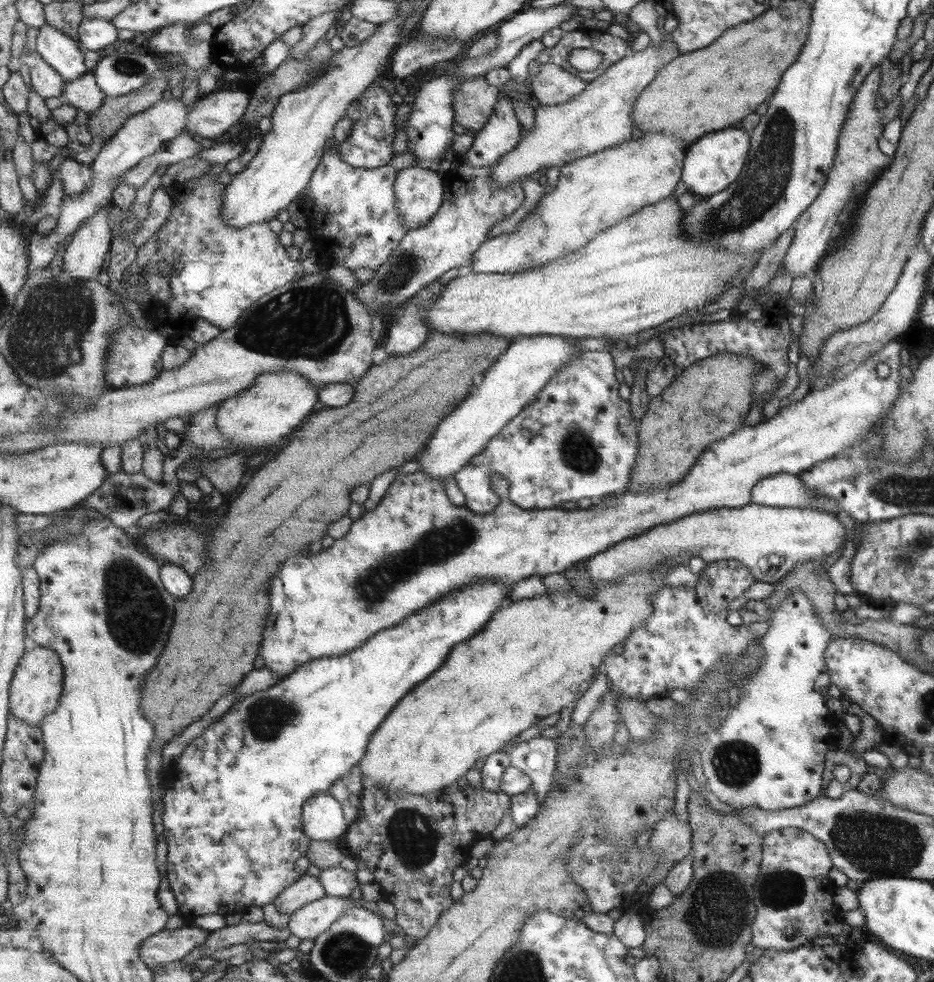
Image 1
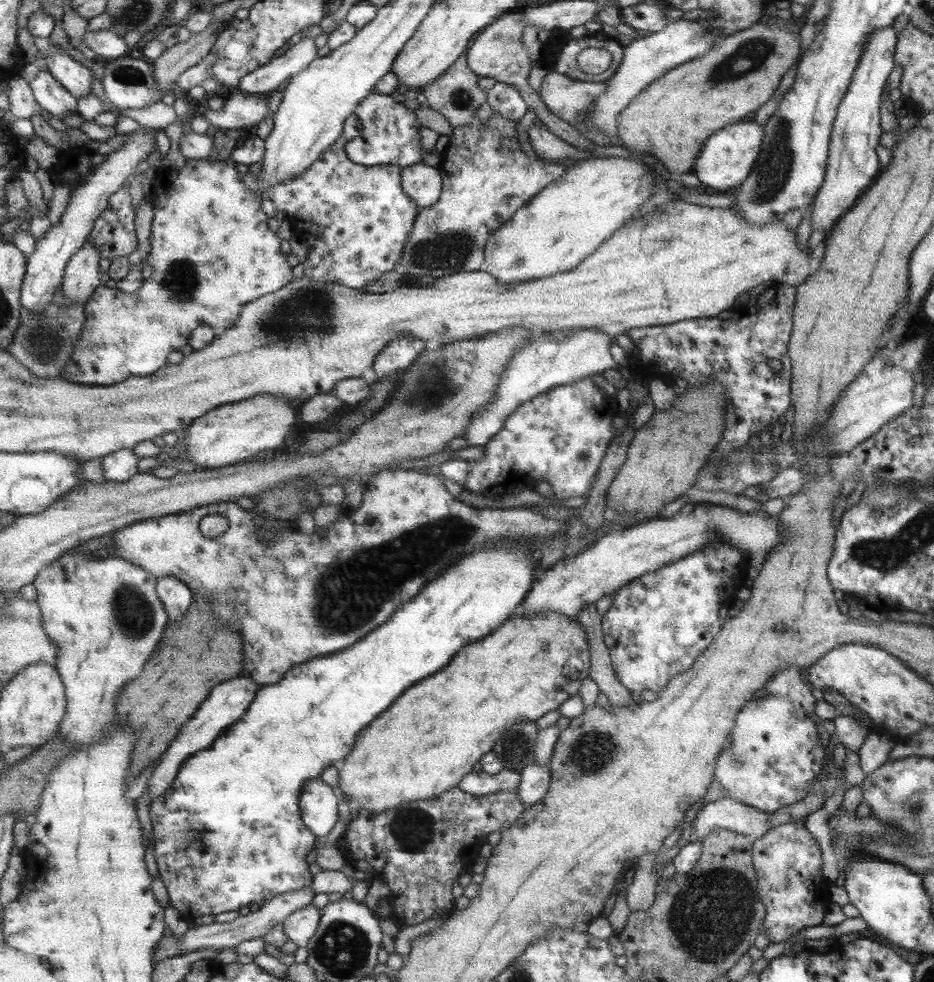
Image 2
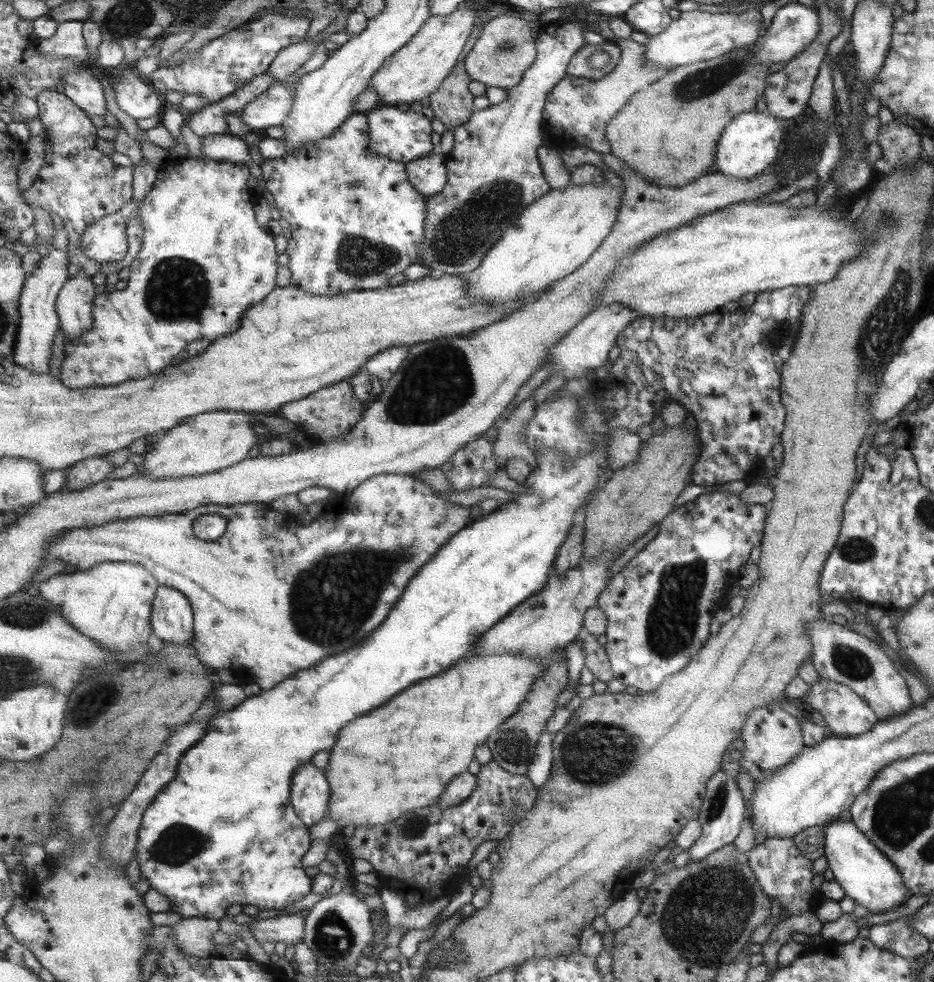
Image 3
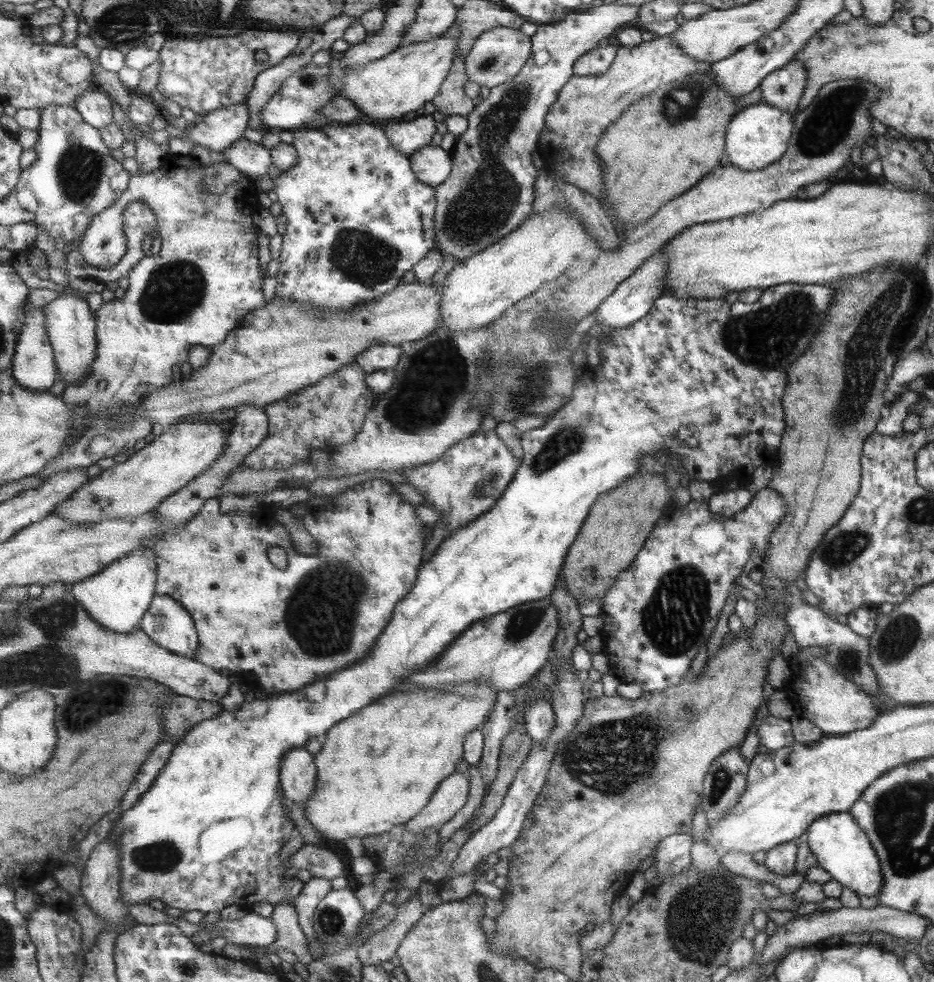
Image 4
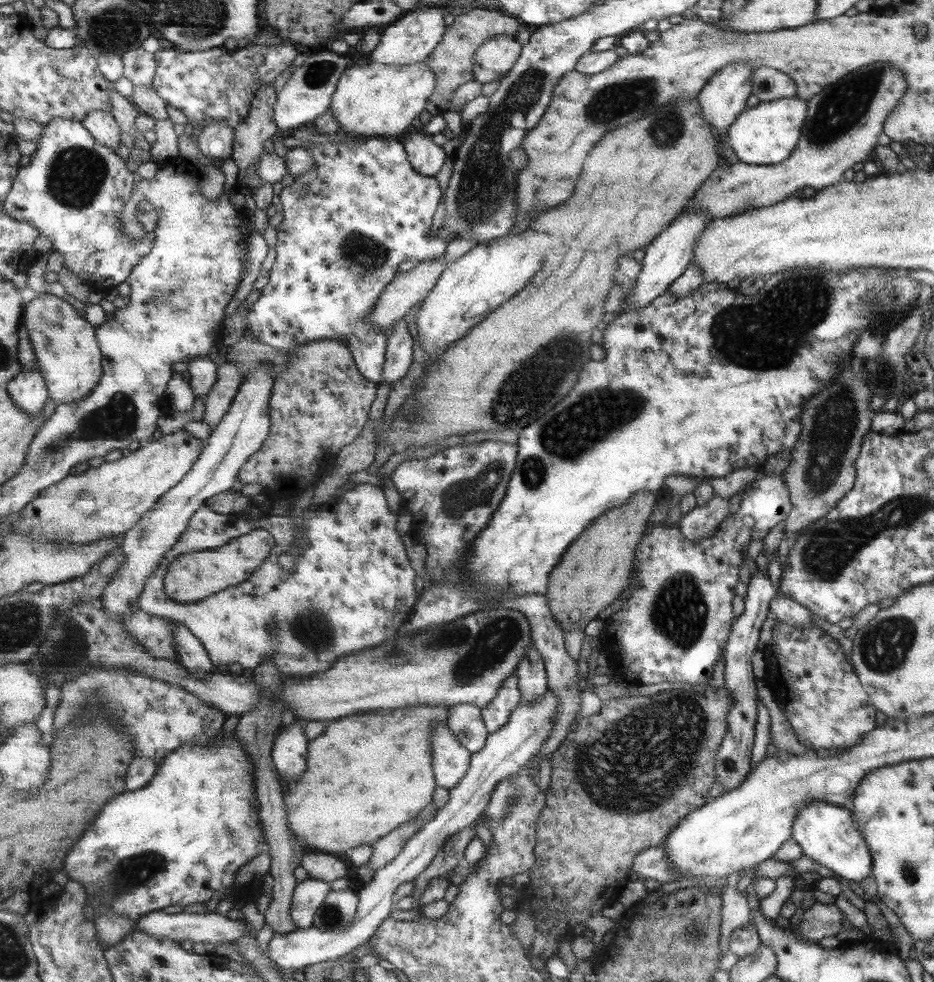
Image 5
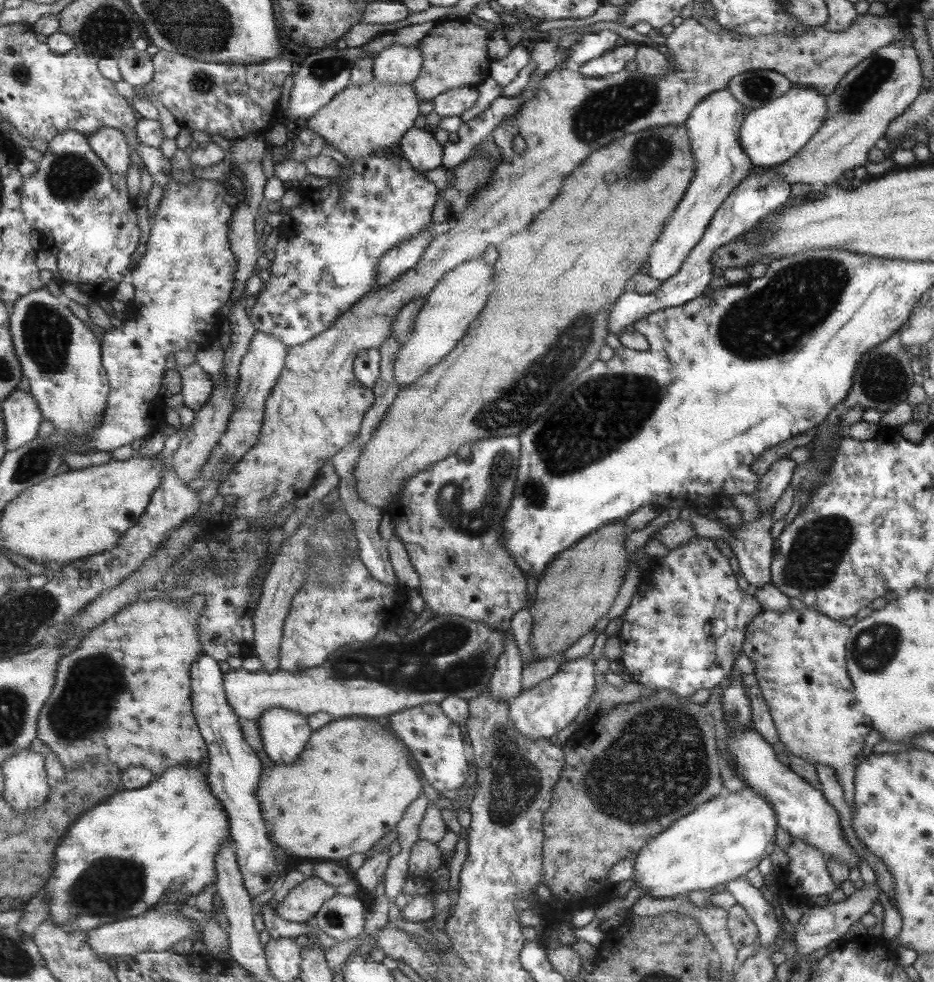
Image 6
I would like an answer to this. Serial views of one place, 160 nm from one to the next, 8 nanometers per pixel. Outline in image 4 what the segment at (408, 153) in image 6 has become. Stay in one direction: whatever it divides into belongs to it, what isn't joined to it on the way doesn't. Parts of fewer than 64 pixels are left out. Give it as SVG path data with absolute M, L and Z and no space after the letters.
M422 146L409 157L416 175L435 188L445 182L452 170L451 158L441 146Z

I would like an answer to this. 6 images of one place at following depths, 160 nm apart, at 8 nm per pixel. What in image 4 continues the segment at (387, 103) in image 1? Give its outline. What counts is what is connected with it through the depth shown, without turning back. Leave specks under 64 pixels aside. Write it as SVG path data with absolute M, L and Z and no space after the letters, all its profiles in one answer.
M431 114L415 117L412 121L390 120L381 128L407 156L414 155L422 146L429 146L437 134L437 121Z

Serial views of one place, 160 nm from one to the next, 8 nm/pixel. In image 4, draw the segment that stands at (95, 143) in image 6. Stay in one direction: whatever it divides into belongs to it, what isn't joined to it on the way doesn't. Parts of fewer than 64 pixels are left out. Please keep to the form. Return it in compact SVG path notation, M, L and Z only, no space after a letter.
M99 86L88 90L77 101L76 109L84 116L86 121L101 130L113 123L113 101Z

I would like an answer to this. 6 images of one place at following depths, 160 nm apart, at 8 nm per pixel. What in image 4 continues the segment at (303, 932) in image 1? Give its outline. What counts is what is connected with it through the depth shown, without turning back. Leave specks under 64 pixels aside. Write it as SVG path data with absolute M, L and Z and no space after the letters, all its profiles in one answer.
M255 913L245 914L240 919L217 919L208 932L216 930L221 937L237 946L269 946L277 940L277 927L270 917Z

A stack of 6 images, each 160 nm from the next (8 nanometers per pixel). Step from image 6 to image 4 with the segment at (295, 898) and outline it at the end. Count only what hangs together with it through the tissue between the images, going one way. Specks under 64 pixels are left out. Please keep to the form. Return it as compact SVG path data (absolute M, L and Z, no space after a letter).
M312 877L304 884L300 895L294 900L296 910L300 914L300 925L305 931L307 942L309 942L309 954L314 961L322 957L322 947L317 940L313 919L317 907L332 890L331 880Z

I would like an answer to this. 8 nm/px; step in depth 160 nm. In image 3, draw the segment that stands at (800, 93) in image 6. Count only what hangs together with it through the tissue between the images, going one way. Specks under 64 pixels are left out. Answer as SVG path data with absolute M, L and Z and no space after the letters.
M753 110L735 115L729 126L725 128L725 134L722 133L718 141L713 171L739 180L759 175L781 155L784 134L779 118L769 113L764 114Z

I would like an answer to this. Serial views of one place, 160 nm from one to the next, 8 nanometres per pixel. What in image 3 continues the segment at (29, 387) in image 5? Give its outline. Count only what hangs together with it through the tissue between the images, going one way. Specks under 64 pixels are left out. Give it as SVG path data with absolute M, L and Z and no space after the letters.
M50 250L38 264L38 268L28 277L20 301L22 321L18 332L13 359L21 367L37 374L51 372L51 358L53 358L53 342L60 328L60 316L57 312L57 302L61 289L69 276L69 250Z

